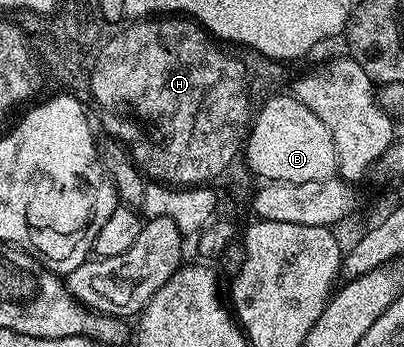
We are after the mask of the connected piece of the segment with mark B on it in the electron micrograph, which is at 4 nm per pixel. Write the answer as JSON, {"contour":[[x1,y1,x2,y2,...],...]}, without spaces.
{"contour":[[272,94,264,105,259,105,251,123,255,131,250,150,242,155,251,173,265,176,268,182,314,182,330,180,337,175,336,147,330,130,322,118,314,115,309,108,302,106,295,95]]}

